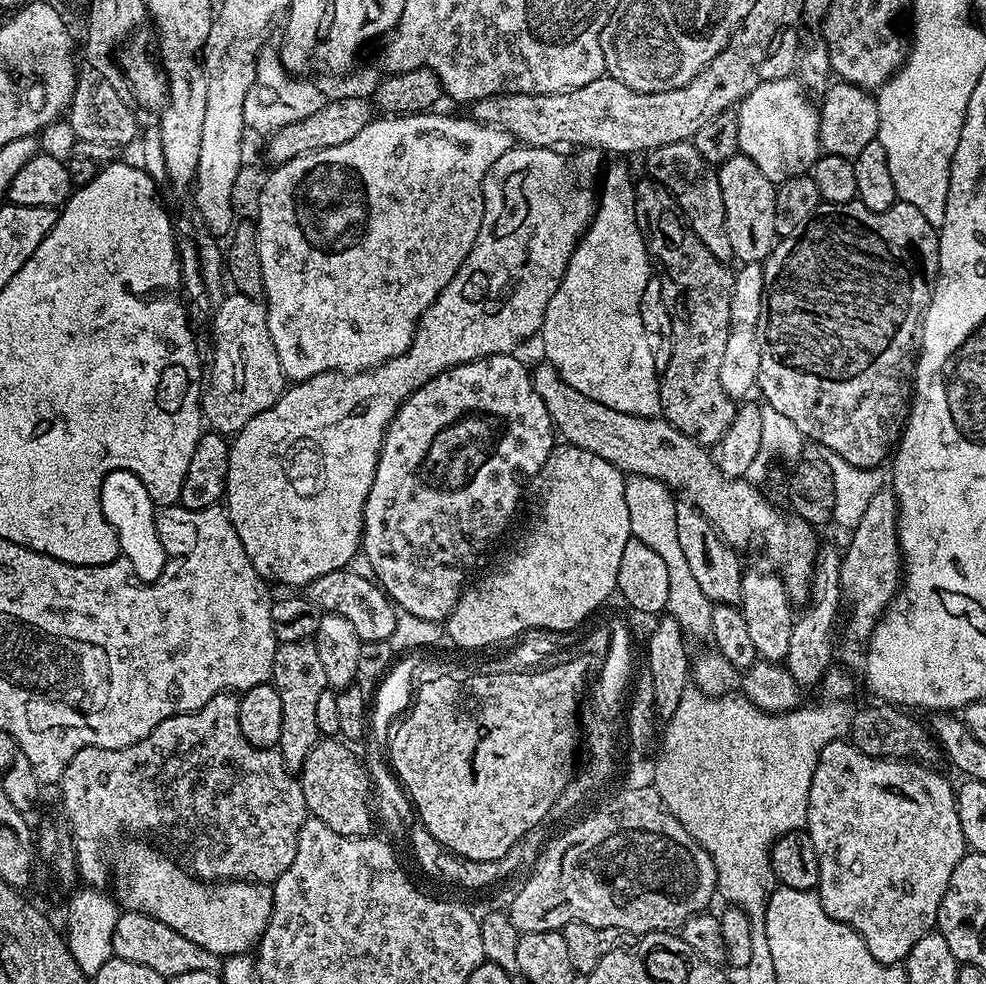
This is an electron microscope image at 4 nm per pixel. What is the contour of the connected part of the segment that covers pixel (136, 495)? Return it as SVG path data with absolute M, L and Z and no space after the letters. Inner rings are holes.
M111 471L103 479L99 490L99 504L103 516L111 524L119 540L121 555L129 560L134 575L145 583L152 583L165 570L168 554L164 546L164 538L157 534L156 507L142 480L132 471Z

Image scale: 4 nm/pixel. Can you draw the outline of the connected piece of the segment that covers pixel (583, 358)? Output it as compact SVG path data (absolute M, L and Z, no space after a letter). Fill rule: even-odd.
M612 164L603 173L604 189L599 189L598 203L594 209L592 223L576 241L572 257L560 281L560 288L554 290L554 298L544 311L544 352L547 363L556 367L556 373L564 379L578 394L602 402L614 410L622 410L635 416L656 416L660 412L660 376L646 346L646 330L642 330L642 290L653 275L648 248L644 236L636 225L634 214L634 194L636 185L634 176L628 173L624 164Z

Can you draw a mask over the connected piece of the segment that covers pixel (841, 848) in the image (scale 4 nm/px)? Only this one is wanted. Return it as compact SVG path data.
M847 739L826 745L814 766L806 831L818 858L822 910L852 928L880 964L899 965L914 942L936 928L936 915L954 866L966 855L953 785L911 760L867 756Z

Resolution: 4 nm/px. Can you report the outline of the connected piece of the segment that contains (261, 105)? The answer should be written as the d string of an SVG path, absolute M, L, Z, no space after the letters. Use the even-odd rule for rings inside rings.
M261 47L256 53L256 69L254 82L250 90L246 90L246 103L242 106L242 118L245 129L263 134L271 134L290 122L298 122L308 118L322 106L327 104L328 94L310 78L297 78L289 74L282 66L280 53L275 47Z

